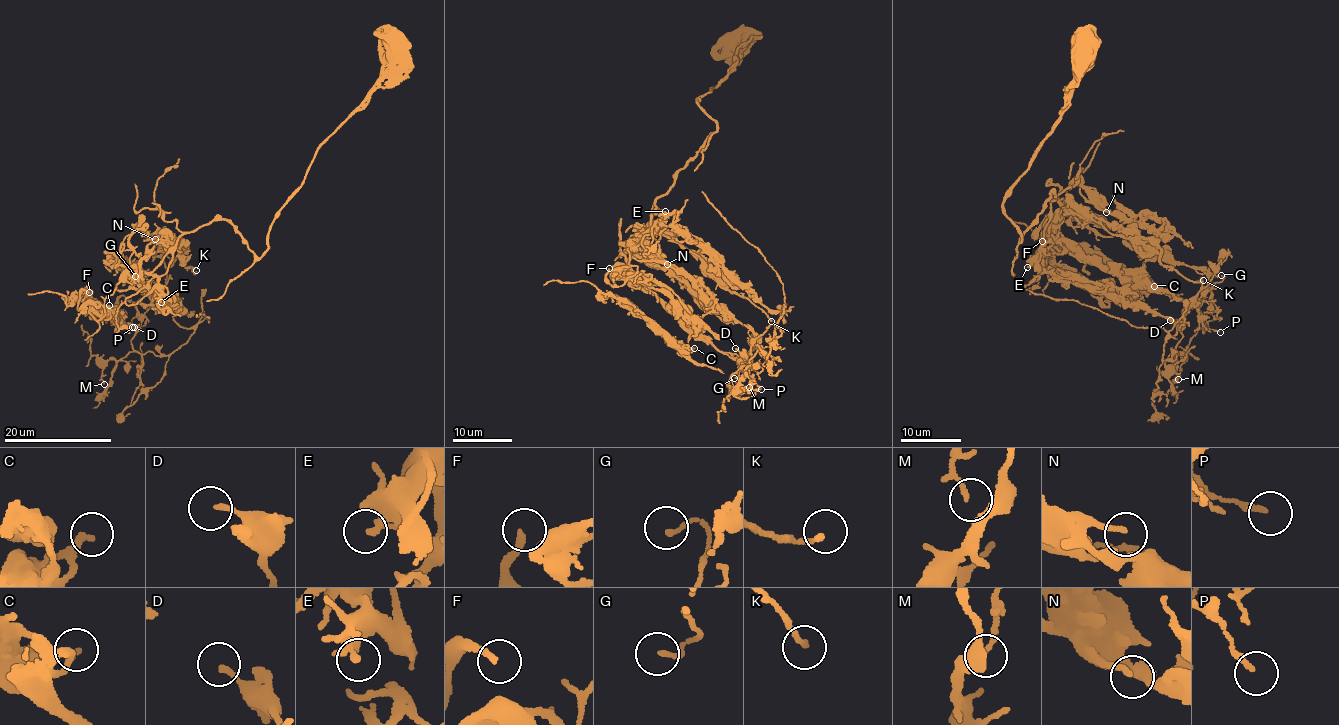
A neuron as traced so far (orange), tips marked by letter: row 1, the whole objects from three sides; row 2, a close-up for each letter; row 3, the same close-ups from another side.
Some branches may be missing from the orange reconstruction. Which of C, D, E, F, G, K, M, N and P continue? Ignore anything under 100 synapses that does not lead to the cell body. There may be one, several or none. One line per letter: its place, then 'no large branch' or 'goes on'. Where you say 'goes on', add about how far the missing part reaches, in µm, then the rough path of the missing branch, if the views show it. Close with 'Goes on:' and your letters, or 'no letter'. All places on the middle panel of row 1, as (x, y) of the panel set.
C: at (694, 348); no large branch
D: at (735, 348); no large branch
E: at (665, 211); no large branch
F: at (609, 268); no large branch
G: at (734, 378); no large branch
K: at (771, 321); no large branch
M: at (749, 387); no large branch
N: at (667, 264); no large branch
P: at (761, 389); no large branch
Goes on: no letter

